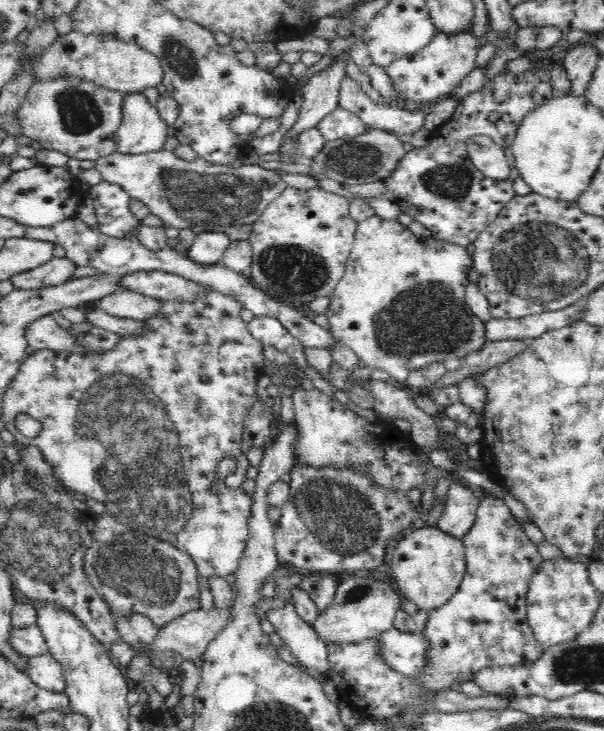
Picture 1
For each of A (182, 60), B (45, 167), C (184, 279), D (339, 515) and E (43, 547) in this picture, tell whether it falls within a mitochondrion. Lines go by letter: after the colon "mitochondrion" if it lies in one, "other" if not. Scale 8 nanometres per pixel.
A: mitochondrion
B: other
C: other
D: mitochondrion
E: mitochondrion

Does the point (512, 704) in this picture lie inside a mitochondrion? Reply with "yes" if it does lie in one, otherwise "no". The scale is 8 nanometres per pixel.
no

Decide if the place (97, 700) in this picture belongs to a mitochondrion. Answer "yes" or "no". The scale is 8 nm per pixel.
no

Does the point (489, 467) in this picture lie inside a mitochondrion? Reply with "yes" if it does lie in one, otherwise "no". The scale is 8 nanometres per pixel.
no

